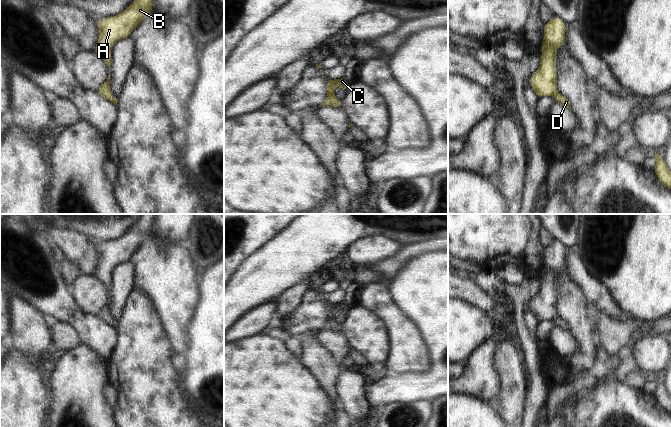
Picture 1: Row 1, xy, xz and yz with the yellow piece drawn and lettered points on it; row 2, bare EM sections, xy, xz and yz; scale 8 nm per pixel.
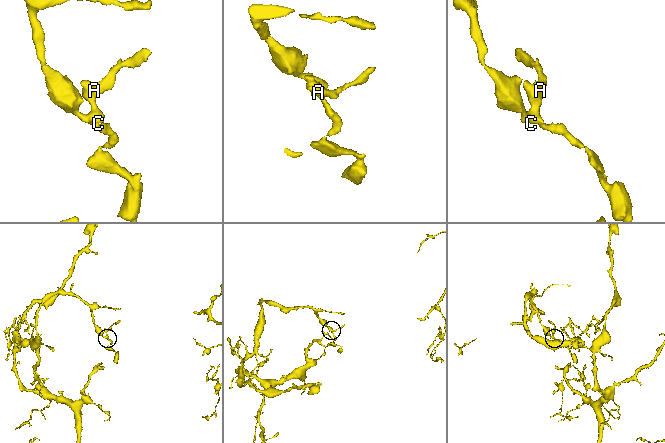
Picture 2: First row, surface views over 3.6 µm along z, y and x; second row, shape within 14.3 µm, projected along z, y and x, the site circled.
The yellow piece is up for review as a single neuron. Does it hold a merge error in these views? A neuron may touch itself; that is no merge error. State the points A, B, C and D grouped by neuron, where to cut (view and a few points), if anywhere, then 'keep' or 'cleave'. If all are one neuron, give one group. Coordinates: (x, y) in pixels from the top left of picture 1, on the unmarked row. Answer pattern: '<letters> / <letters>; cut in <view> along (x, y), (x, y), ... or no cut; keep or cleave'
A B C D; no cut; keep

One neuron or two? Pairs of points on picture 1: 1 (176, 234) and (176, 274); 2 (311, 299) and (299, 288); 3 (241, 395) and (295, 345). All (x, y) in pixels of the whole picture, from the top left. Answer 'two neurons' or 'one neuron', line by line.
1: two neurons
2: two neurons
3: two neurons

